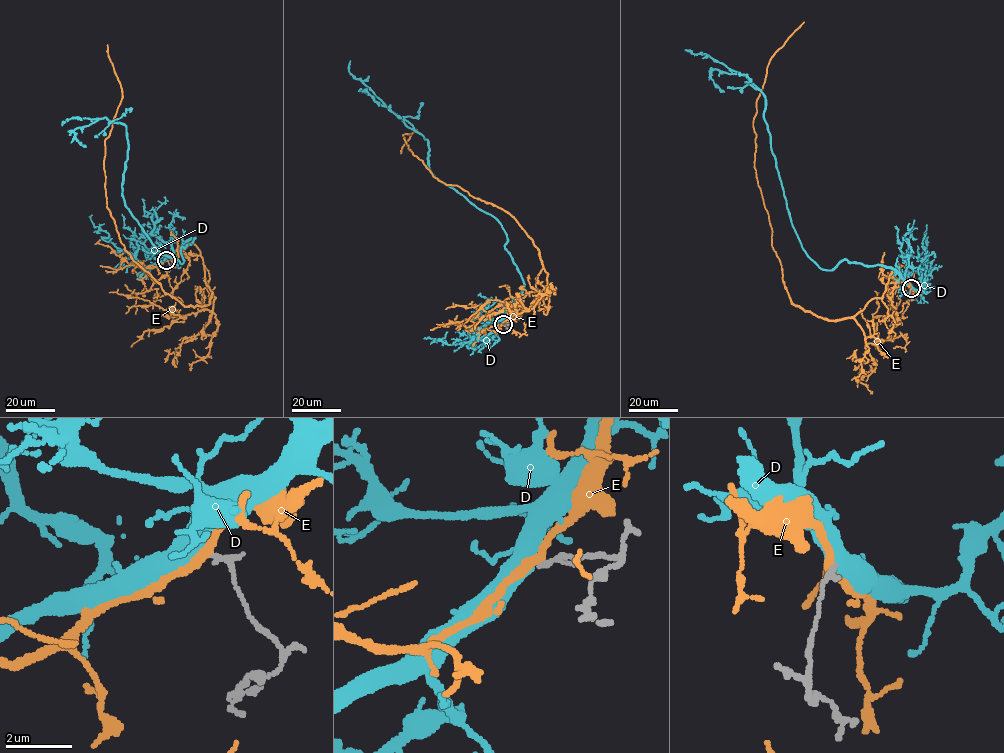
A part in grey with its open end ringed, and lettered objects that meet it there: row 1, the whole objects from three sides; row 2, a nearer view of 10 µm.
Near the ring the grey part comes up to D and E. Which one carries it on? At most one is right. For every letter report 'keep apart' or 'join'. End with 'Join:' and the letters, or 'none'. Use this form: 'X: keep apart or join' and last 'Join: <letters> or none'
D: join
E: keep apart
Join: D

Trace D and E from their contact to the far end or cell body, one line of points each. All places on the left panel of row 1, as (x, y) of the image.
D: (166, 260), (194, 238), (181, 248), (182, 264), (152, 242), (125, 204), (125, 126), (105, 117), (65, 122)
E: (167, 260), (199, 255), (209, 304), (164, 292), (121, 241), (105, 189), (122, 96), (107, 45)

